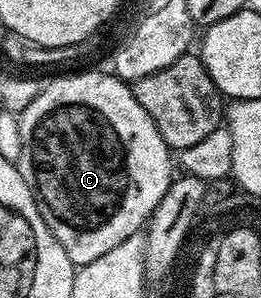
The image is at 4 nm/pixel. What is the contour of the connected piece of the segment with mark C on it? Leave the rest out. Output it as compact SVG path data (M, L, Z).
M77 72L74 76L61 76L58 80L51 82L49 80L39 96L19 112L19 132L22 135L22 156L19 161L21 177L27 182L27 186L37 199L37 209L43 222L47 222L51 234L55 234L59 246L63 246L63 250L67 250L67 258L71 258L74 266L95 262L95 258L107 254L107 250L119 246L119 242L138 235L148 225L149 220L153 217L155 206L159 206L163 194L167 194L169 185L175 179L174 157L173 160L169 157L171 149L159 134L155 122L151 122L151 114L147 114L147 110L143 110L143 106L139 106L132 87L126 81L120 80L115 74L106 72Z

